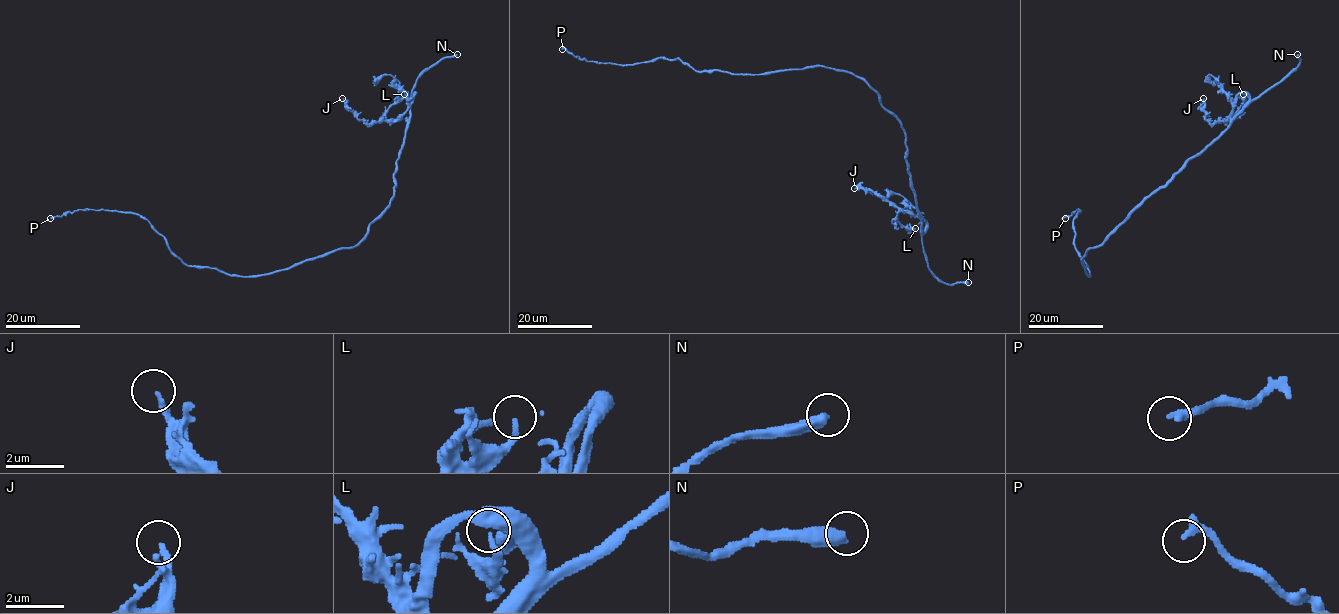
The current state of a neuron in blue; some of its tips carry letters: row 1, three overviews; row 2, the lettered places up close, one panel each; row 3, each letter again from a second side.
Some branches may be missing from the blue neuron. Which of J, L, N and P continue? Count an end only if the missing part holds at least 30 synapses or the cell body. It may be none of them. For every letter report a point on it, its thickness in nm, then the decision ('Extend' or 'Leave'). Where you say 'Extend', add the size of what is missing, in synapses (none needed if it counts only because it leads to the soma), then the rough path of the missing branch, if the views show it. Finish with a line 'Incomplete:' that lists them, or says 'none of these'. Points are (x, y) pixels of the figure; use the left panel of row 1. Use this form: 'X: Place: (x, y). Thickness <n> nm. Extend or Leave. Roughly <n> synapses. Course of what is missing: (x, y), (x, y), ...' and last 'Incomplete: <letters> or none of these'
J: Place: (342, 98). Thickness 160 nm. Leave
L: Place: (404, 94). Thickness 200 nm. Leave
N: Place: (457, 54). Thickness 400 nm. Extend. Roughly 250 synapses
P: Place: (50, 218). Thickness 320 nm. Leave
Incomplete: N

